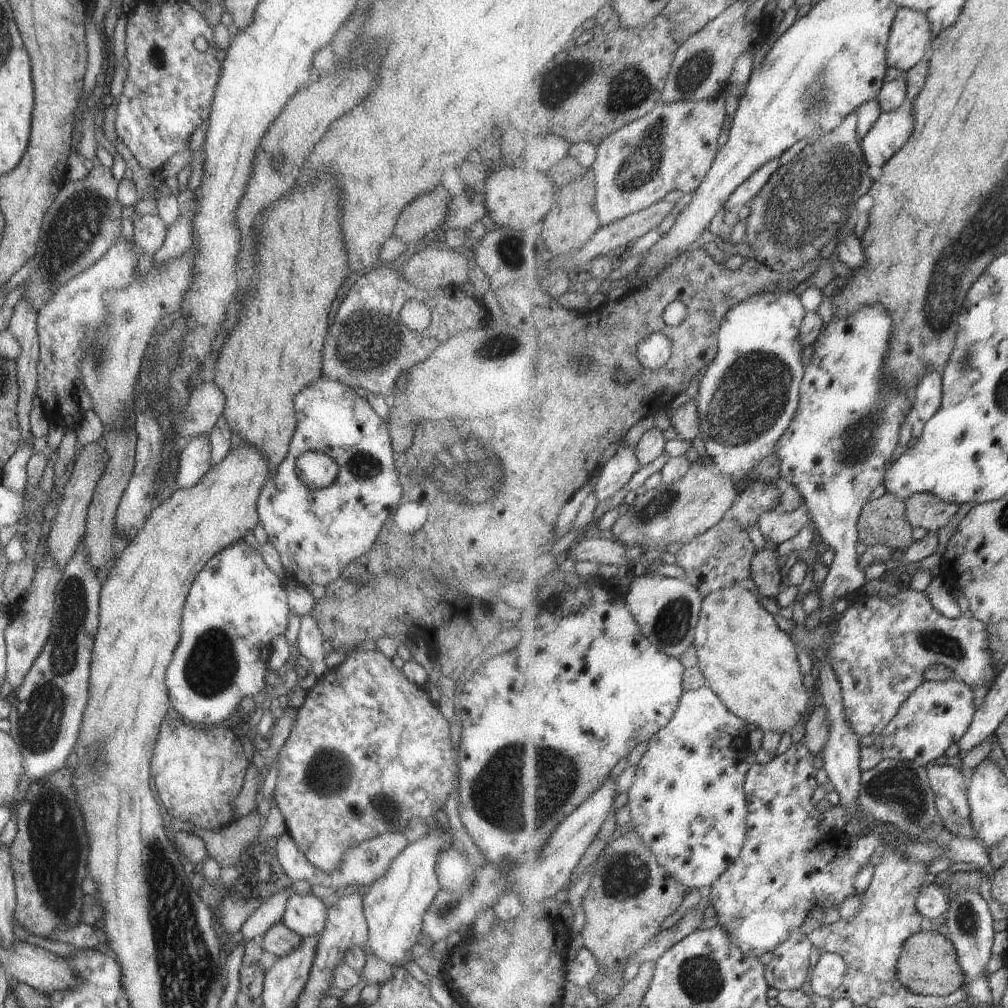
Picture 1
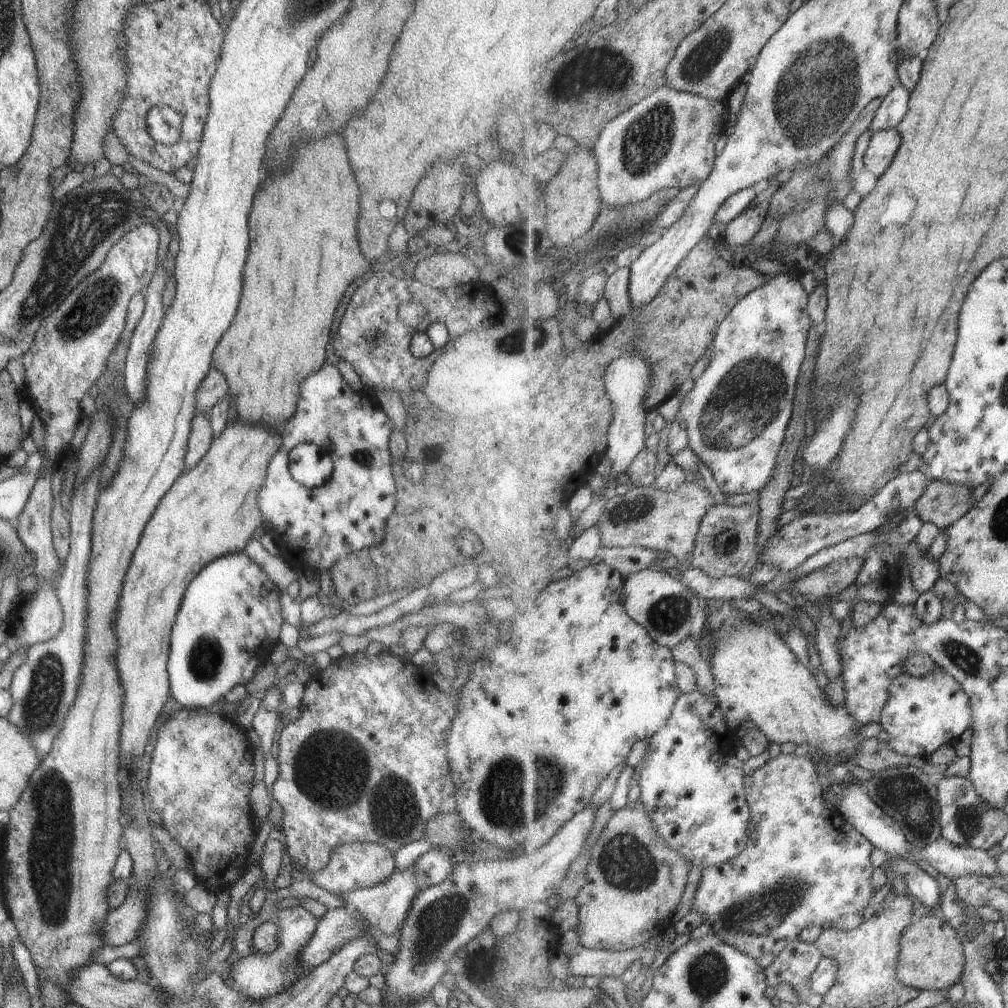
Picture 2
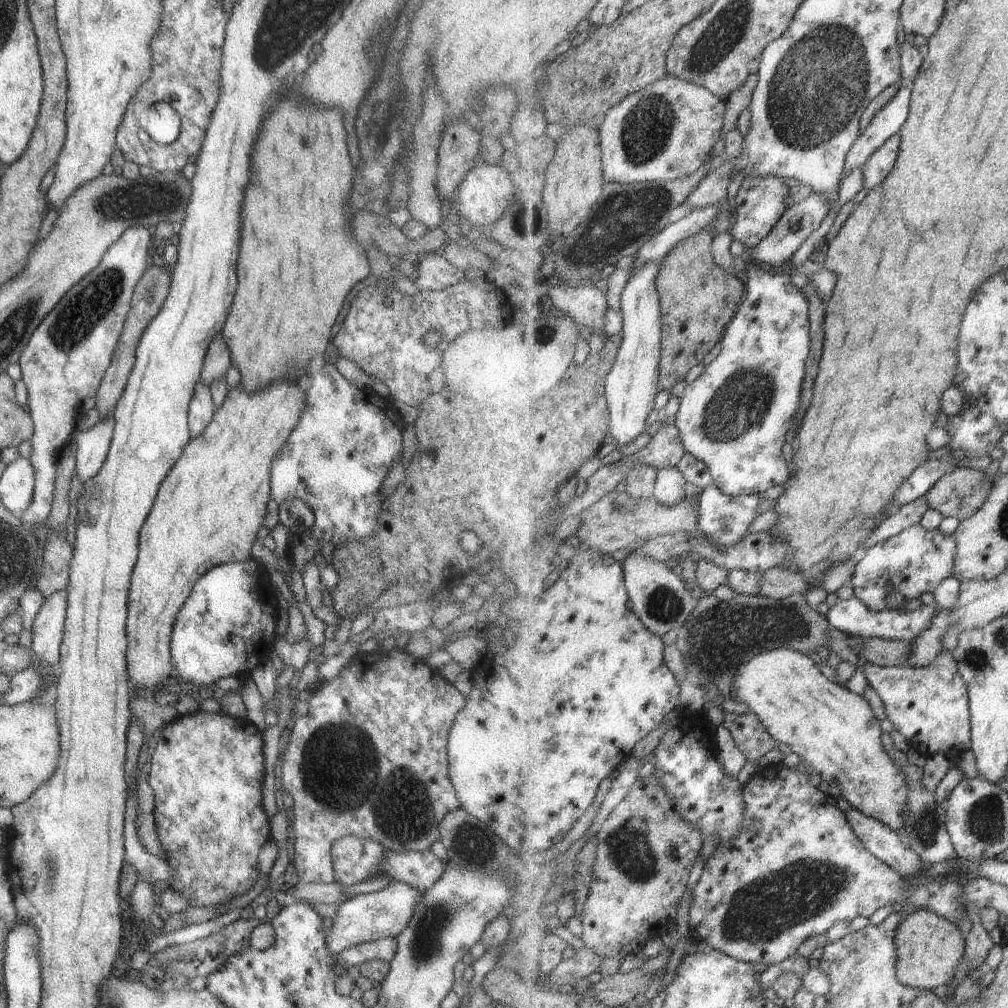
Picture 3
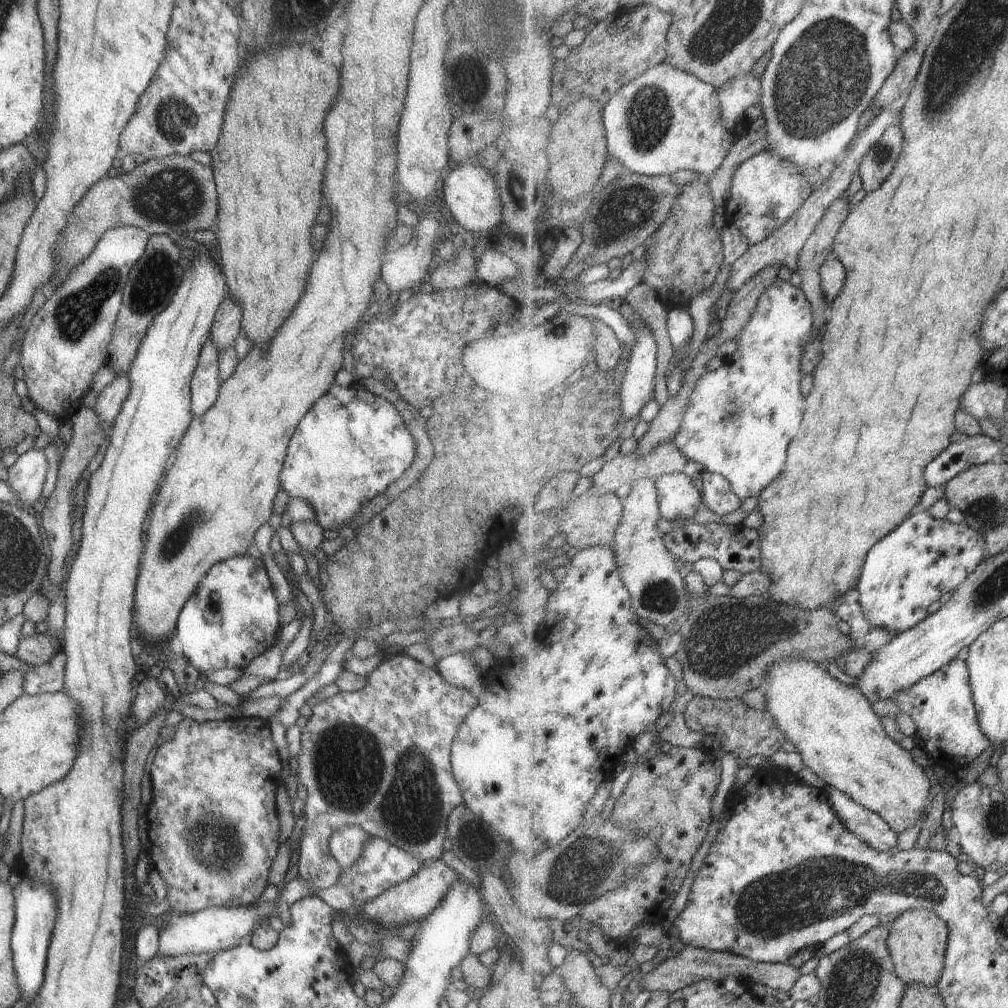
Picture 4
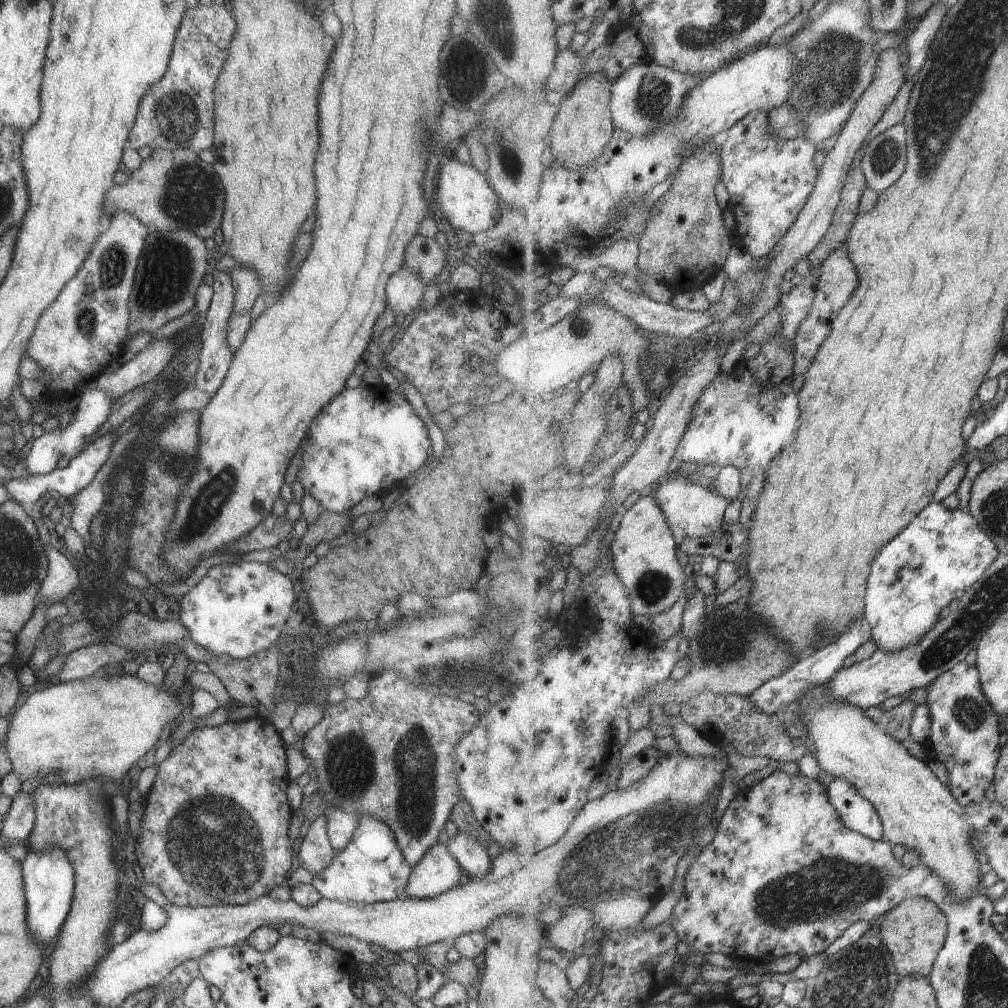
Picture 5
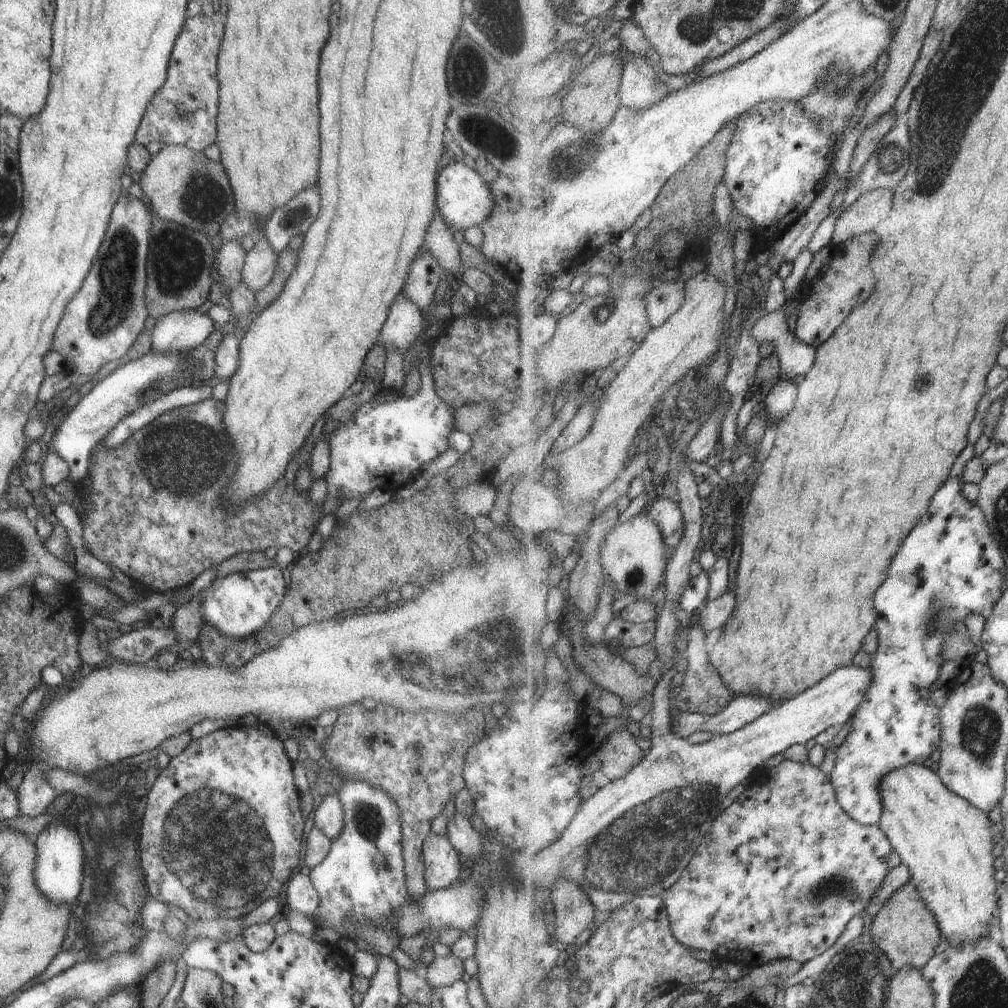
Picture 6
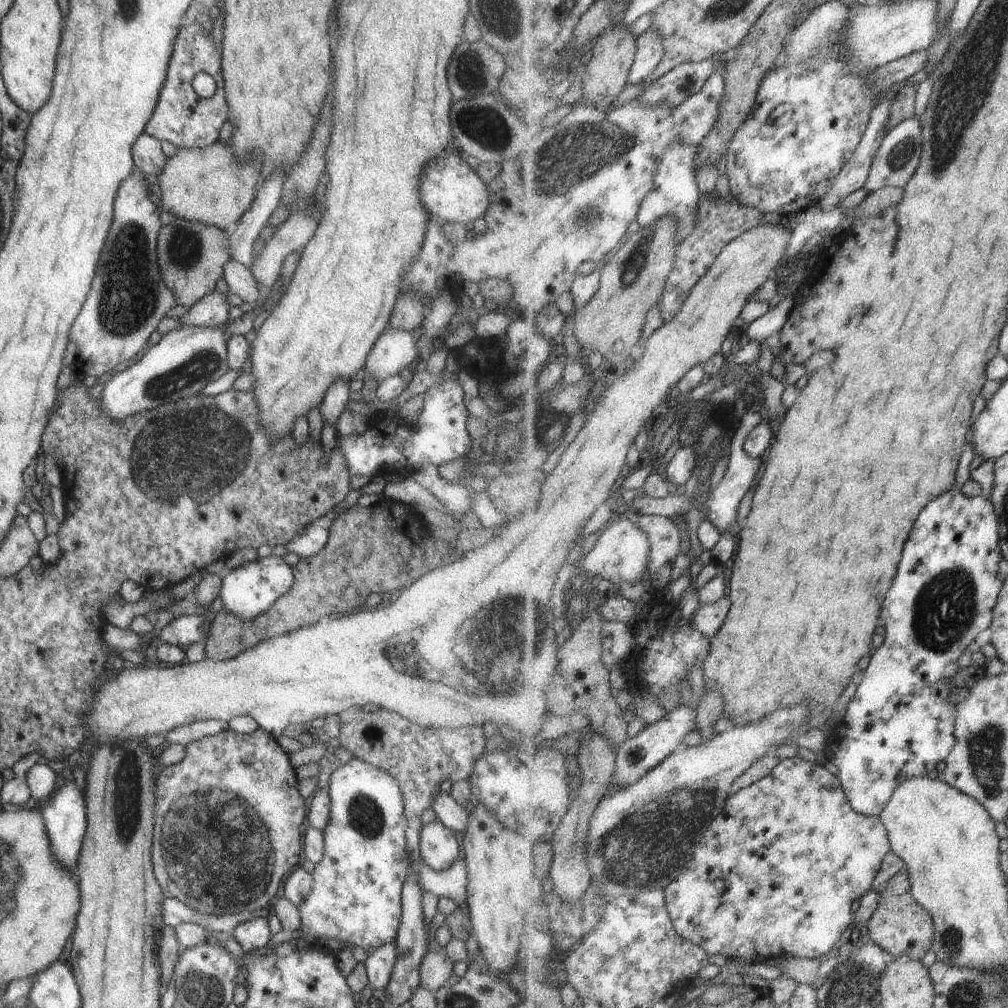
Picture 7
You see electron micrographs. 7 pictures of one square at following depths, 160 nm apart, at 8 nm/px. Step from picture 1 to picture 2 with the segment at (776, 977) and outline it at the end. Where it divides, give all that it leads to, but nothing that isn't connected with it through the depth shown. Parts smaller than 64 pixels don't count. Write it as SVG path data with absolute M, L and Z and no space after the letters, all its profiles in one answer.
M797 938L765 969L767 983L775 989L779 984L789 984L801 1003L806 1003L813 994L813 974L823 958L815 941L805 942Z

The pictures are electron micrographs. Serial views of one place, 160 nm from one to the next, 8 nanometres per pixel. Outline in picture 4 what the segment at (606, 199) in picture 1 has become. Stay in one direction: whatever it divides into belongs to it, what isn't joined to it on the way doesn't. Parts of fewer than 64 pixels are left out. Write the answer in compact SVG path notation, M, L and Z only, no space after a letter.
M666 63L625 84L605 107L603 126L606 127L610 157L619 160L621 166L625 166L630 173L649 177L671 176L680 170L689 170L707 179L715 176L719 166L726 162L727 154L730 154L730 135L734 134L723 126L719 92L694 75Z

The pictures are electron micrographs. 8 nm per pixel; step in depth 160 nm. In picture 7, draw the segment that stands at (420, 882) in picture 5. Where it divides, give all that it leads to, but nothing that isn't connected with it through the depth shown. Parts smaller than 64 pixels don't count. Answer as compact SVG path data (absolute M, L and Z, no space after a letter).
M441 822L426 823L420 828L418 836L420 860L433 870L445 870L457 857L458 842L455 833Z

